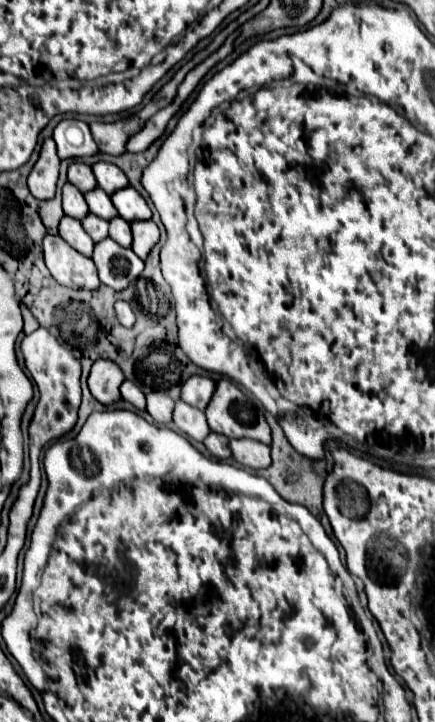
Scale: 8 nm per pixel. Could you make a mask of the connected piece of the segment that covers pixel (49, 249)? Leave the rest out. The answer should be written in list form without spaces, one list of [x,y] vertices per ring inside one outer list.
[[[48,235],[44,239],[44,259],[52,277],[64,285],[74,287],[72,275],[78,273],[84,277],[84,289],[100,287],[96,265],[90,257],[80,255],[74,247],[70,247],[60,235]]]

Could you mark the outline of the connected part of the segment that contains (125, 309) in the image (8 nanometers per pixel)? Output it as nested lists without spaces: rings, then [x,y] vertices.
[[[116,301],[116,315],[118,315],[118,321],[120,321],[124,327],[132,327],[134,321],[136,321],[130,303],[126,303],[126,301]]]

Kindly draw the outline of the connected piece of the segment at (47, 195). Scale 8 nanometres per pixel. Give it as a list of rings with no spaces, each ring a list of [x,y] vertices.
[[[46,137],[40,149],[40,157],[28,175],[28,187],[36,199],[52,199],[58,181],[60,157],[56,155],[56,145],[52,137]]]

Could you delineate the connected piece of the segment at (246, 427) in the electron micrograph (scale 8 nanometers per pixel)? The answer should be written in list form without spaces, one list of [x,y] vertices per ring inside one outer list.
[[[220,379],[216,383],[216,391],[214,391],[214,397],[212,401],[208,403],[206,407],[206,419],[208,419],[208,425],[214,433],[222,433],[230,439],[254,439],[254,441],[260,441],[264,445],[270,445],[272,443],[272,437],[270,437],[270,427],[264,419],[264,411],[262,407],[256,407],[232,381],[228,379]]]

